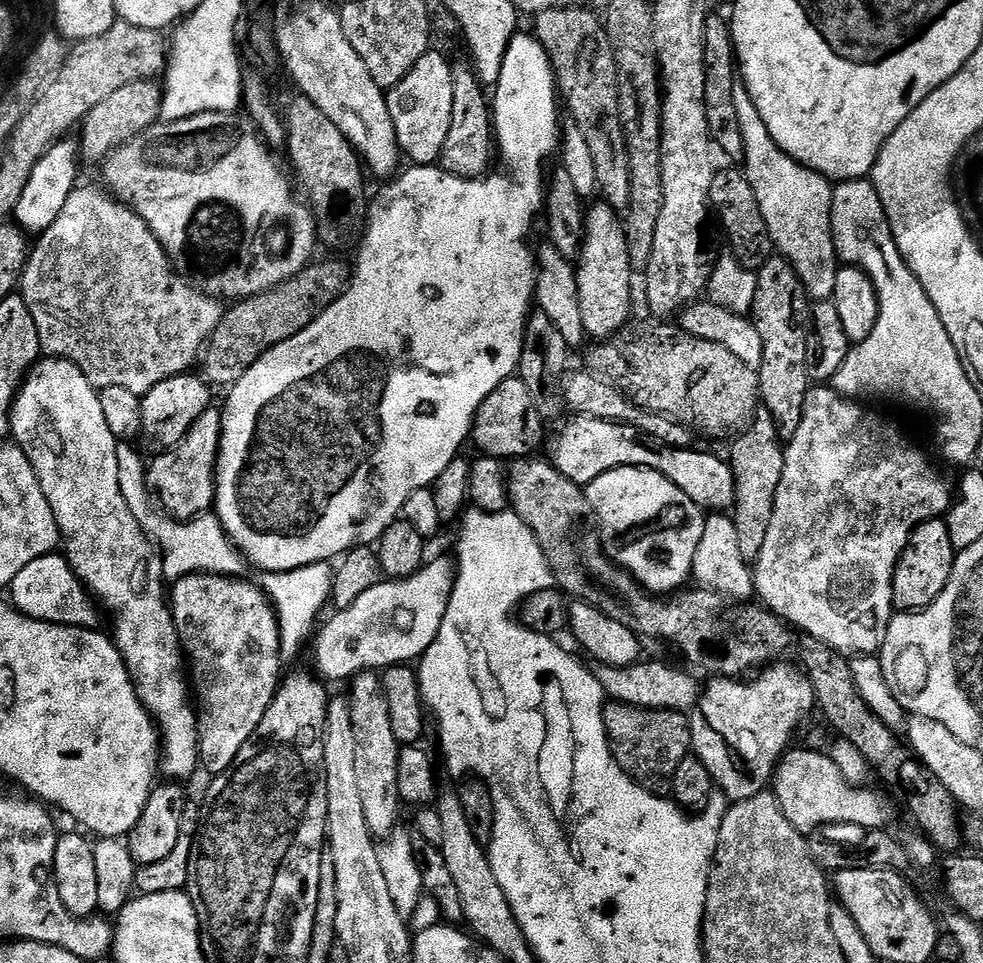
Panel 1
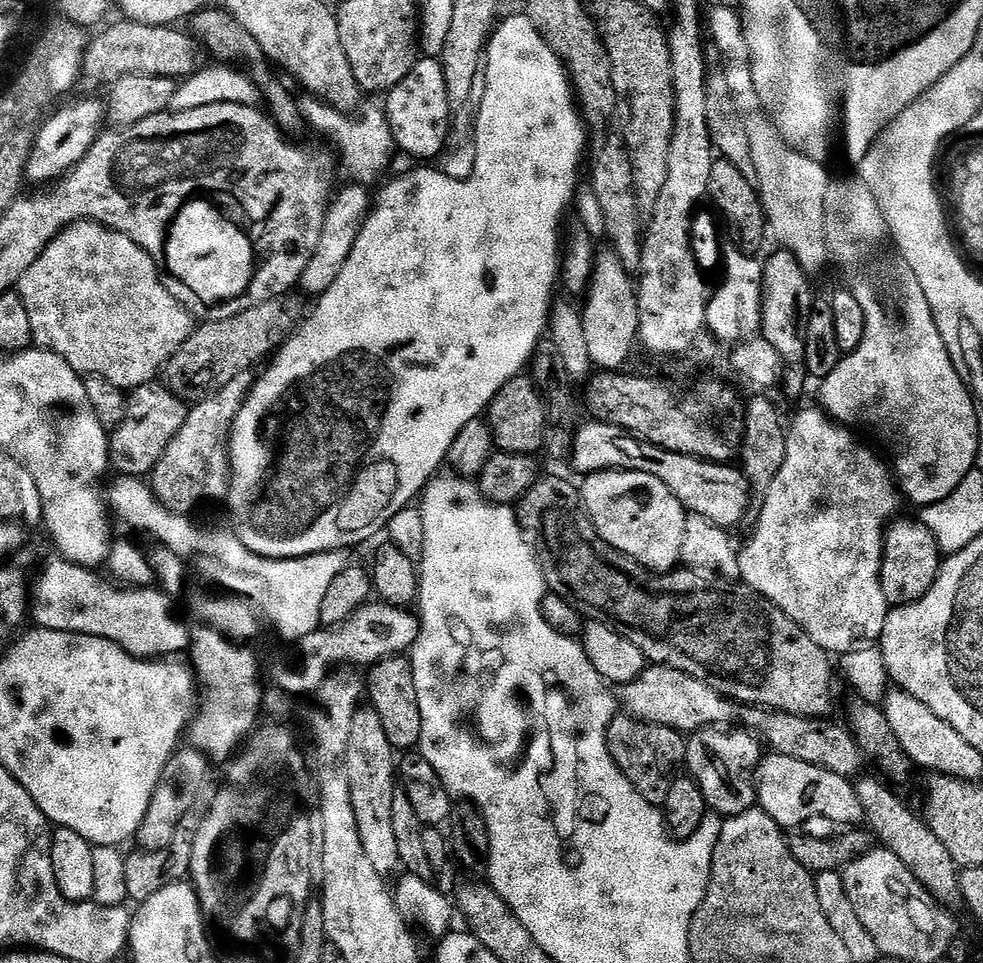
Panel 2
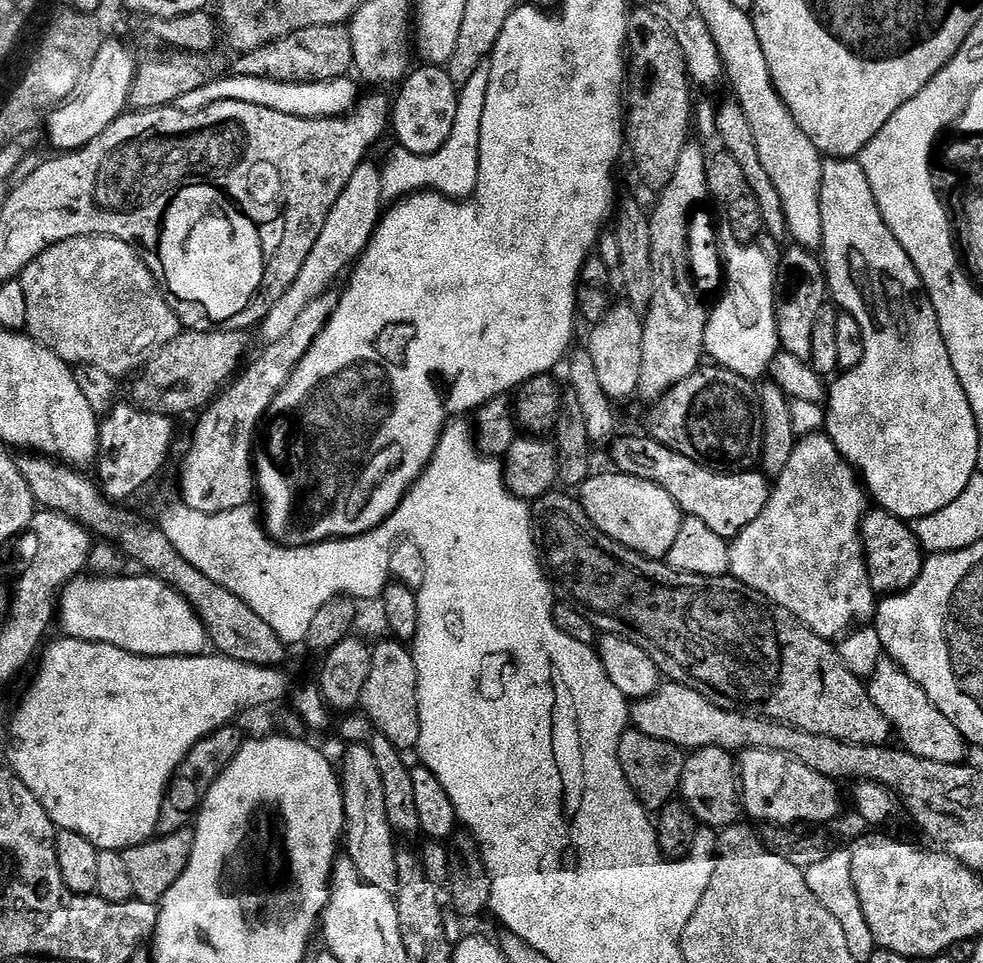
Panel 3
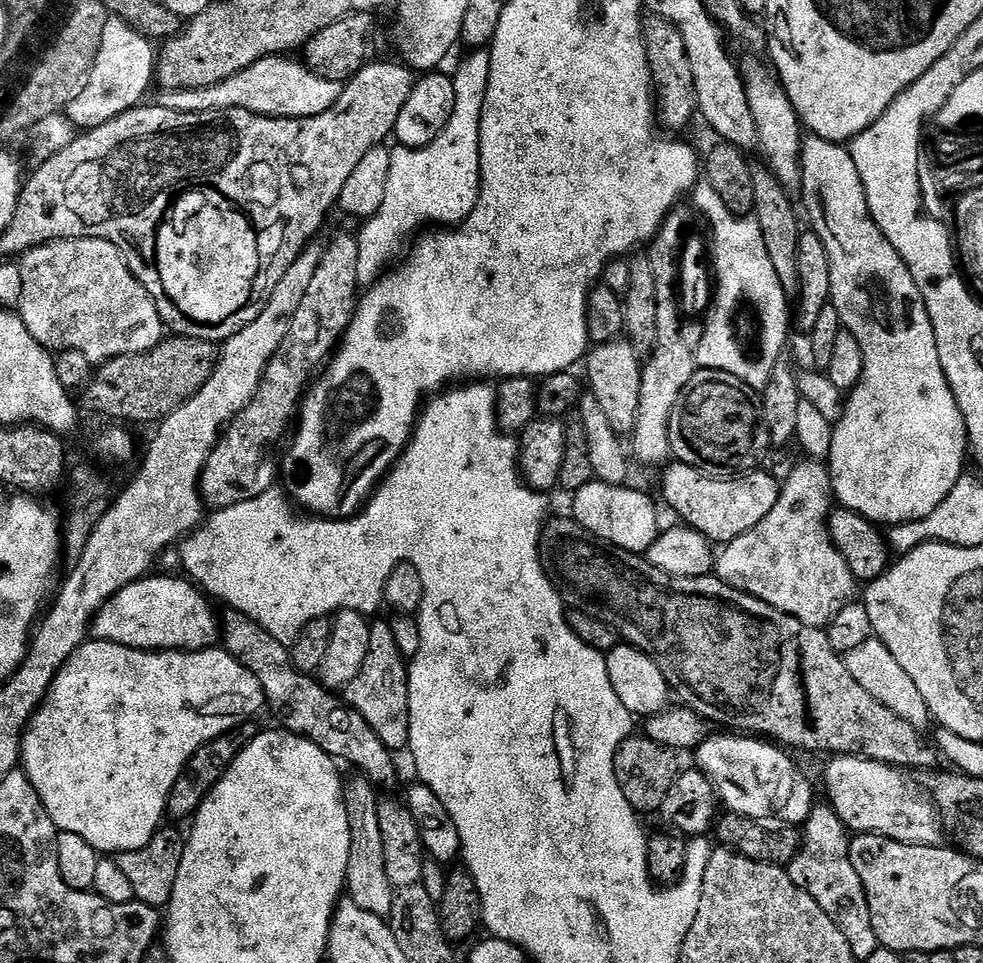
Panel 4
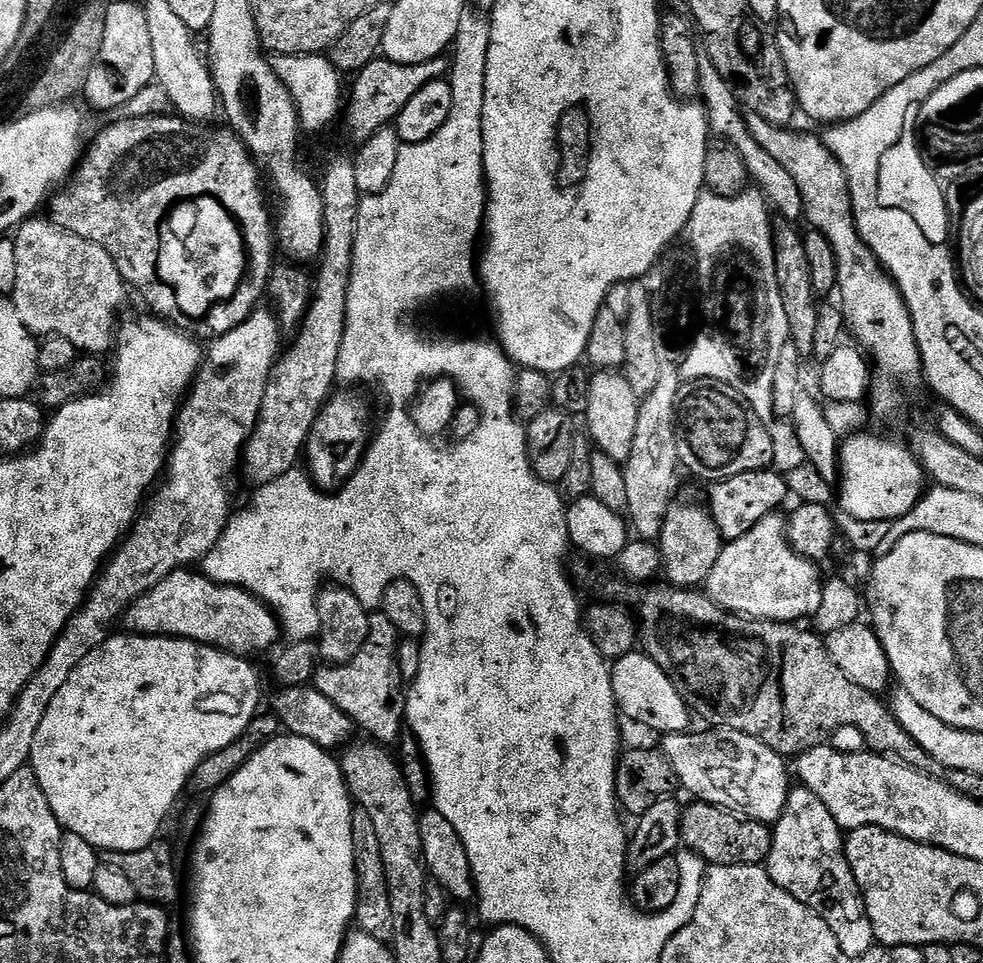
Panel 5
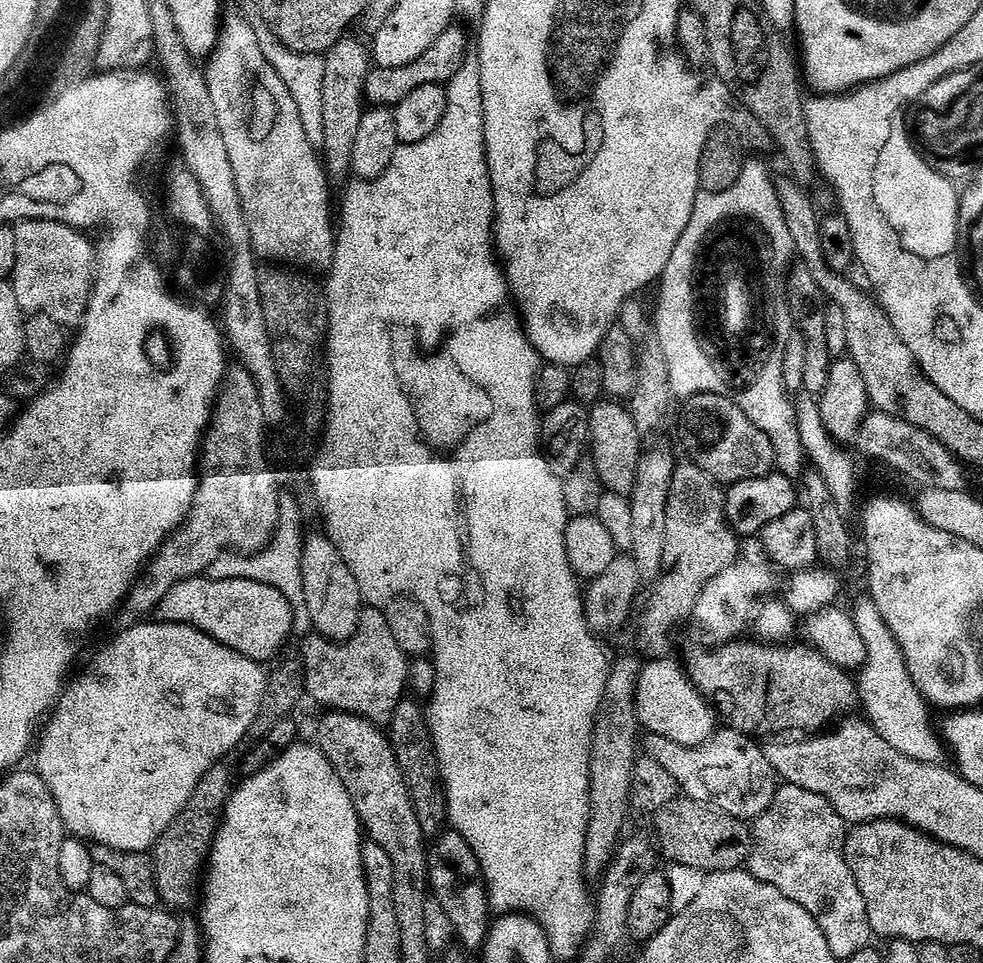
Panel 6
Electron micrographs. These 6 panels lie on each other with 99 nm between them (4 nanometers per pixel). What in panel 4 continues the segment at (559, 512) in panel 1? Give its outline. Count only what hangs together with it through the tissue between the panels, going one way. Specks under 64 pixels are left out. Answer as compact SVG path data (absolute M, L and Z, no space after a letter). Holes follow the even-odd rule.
M567 515L560 516L557 520L549 519L545 523L540 534L540 564L544 567L544 572L552 579L552 584L558 590L558 594L564 599L565 605L573 612L590 614L602 622L606 622L616 631L617 637L623 643L631 644L633 648L642 650L662 670L666 678L669 689L681 696L683 703L687 707L694 709L699 716L713 725L725 724L725 729L739 730L744 734L759 734L764 738L774 738L777 745L785 749L801 748L804 752L828 752L827 754L852 754L863 756L869 760L877 760L883 764L890 764L894 768L901 770L913 770L912 768L924 768L932 770L937 767L938 752L931 743L923 740L921 729L910 726L906 718L898 718L894 710L886 710L882 702L870 698L854 678L850 678L850 670L846 670L841 653L836 652L828 641L827 631L811 628L802 623L798 618L794 618L785 612L779 612L774 606L754 598L749 592L740 592L732 588L715 574L707 576L671 576L654 566L650 566L648 560L635 552L627 552L621 548L615 548L613 544L608 544L605 540L599 540L597 536L592 536L590 530L586 530L574 518Z

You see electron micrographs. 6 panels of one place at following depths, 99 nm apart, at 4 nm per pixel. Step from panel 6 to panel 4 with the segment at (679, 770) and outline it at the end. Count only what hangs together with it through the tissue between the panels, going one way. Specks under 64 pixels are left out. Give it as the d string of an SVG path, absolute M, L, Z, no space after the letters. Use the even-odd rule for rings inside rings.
M748 734L709 735L694 750L695 767L710 781L721 805L729 813L749 816L761 822L798 826L807 820L814 807L812 784L796 769L783 747Z

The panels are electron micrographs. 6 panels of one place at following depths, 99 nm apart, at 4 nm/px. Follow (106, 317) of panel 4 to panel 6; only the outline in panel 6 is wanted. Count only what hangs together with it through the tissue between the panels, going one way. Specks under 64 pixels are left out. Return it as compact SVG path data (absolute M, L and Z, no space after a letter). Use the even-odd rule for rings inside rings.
M21 220L15 225L18 234L18 262L14 266L14 274L10 283L18 298L18 306L25 313L41 312L54 322L65 326L79 325L88 309L88 300L92 297L92 282L96 253L94 244L85 233L74 229L69 224L59 224L53 220Z

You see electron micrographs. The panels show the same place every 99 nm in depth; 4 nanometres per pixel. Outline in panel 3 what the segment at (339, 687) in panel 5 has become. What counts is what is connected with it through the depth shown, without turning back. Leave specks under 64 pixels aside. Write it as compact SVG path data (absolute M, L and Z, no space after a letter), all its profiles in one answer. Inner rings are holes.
M387 638L372 648L370 675L360 691L359 707L368 717L373 729L382 733L402 753L411 753L420 743L418 714L418 674L411 651L401 641Z

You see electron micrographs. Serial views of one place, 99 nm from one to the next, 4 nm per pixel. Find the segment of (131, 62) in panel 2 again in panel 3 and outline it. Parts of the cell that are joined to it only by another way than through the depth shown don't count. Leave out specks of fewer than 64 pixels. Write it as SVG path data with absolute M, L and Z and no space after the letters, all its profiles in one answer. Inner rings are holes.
M343 24L330 26L310 26L277 40L275 44L267 44L253 52L237 55L231 71L238 76L268 78L282 82L330 82L348 76L354 68L354 46L350 42L350 34Z

